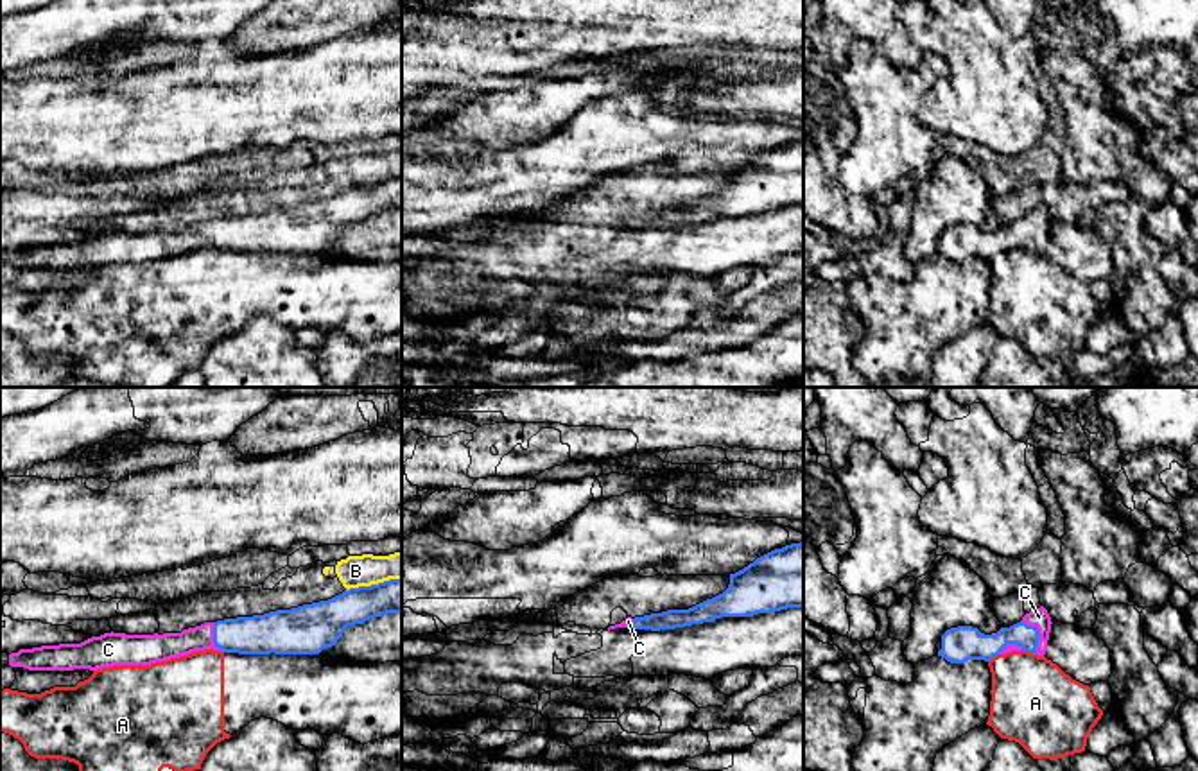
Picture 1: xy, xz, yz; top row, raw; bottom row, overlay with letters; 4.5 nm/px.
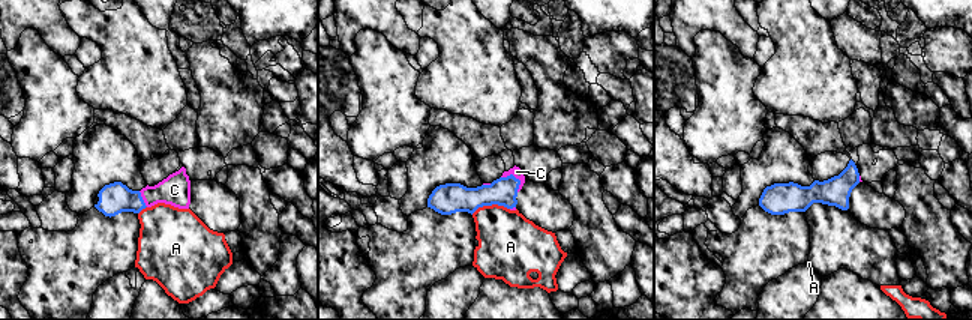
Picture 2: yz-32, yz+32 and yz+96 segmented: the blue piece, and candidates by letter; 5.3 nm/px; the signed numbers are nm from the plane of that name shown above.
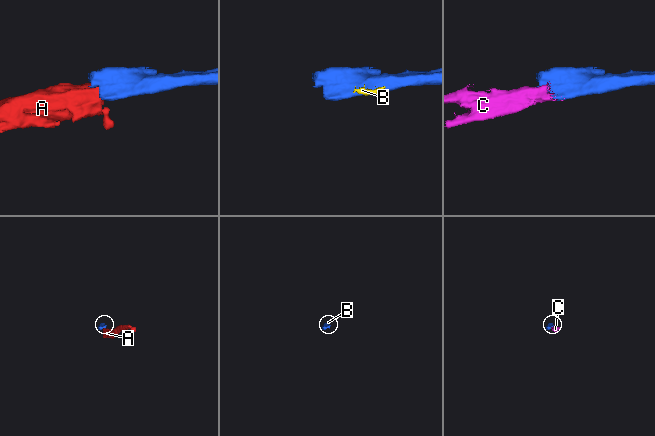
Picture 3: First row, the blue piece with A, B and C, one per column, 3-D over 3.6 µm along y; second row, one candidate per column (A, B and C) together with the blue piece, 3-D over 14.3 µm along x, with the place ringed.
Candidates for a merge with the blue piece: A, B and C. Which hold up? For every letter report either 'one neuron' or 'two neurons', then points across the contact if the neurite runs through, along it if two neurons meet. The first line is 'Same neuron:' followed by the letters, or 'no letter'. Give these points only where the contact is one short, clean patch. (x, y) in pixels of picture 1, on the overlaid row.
Same neuron: C
A: two neurons; border along yz (1023, 648), (1033, 655)
B: two neurons; border along xy (400, 578), (347, 590)
C: one neuron

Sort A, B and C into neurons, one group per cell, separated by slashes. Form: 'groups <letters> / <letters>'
groups A / B / C

